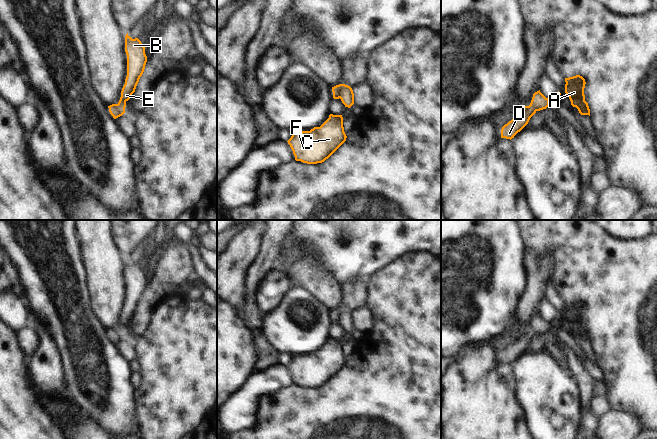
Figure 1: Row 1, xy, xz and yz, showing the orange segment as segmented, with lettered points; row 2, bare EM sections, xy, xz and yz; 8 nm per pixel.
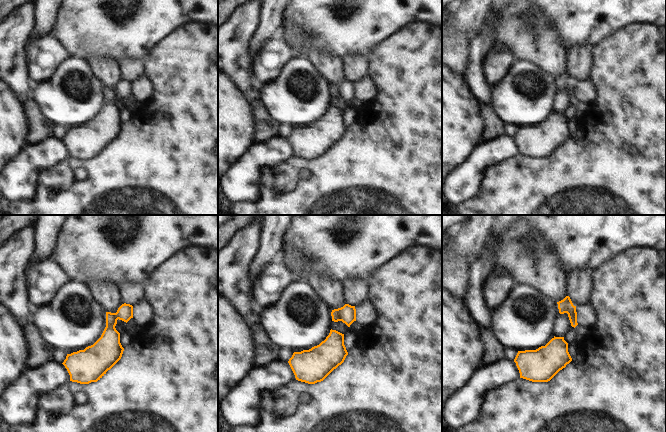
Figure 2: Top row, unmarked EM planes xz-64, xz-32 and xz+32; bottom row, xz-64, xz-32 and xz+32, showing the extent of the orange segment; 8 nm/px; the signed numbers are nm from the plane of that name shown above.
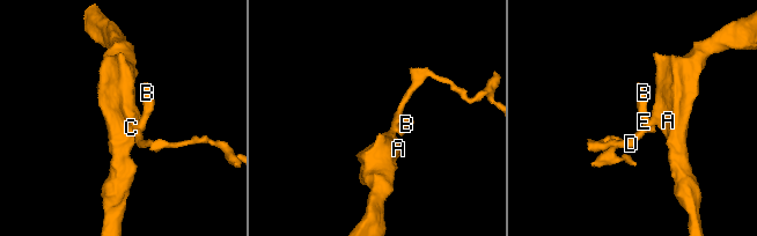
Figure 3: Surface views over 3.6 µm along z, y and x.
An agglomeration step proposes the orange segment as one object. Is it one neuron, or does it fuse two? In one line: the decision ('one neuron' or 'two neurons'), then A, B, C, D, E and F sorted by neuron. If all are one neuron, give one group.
two neurons | A C D F / B E

